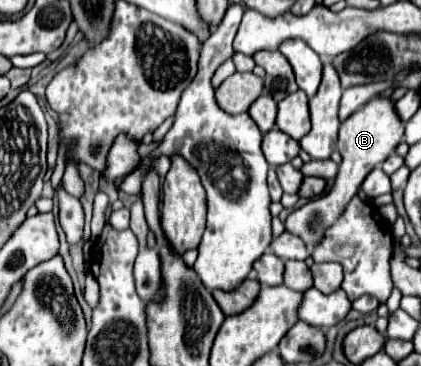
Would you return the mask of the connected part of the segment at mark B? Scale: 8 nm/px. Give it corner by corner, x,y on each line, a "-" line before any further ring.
378,94
370,102
366,102
362,108
358,108
352,116
348,116
340,124
338,150
342,154
342,164
340,164
340,172
336,176
334,186
322,198
310,200
302,208
292,210
288,214
288,218
284,220
286,230
292,232
294,236
302,238
308,244
308,248
312,250
314,244
324,234
324,228
334,224
336,216
340,216
340,212
344,210
344,204
358,192
358,188
360,188
362,180
368,176
368,172
376,164
382,164
396,150
396,146
402,142
402,138
404,138
404,122
398,116
396,102
390,96
380,96

